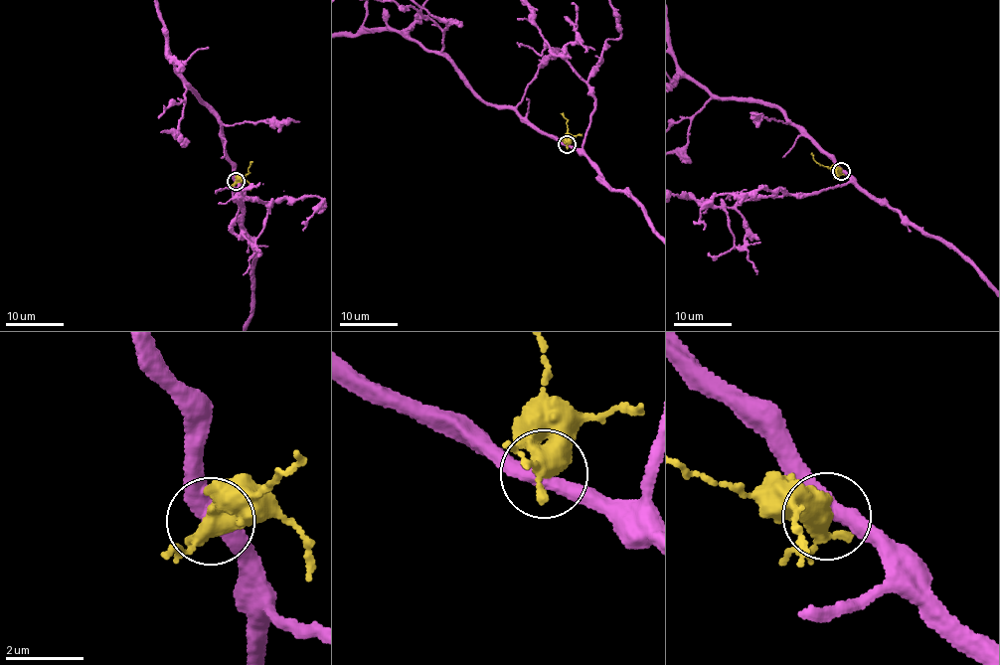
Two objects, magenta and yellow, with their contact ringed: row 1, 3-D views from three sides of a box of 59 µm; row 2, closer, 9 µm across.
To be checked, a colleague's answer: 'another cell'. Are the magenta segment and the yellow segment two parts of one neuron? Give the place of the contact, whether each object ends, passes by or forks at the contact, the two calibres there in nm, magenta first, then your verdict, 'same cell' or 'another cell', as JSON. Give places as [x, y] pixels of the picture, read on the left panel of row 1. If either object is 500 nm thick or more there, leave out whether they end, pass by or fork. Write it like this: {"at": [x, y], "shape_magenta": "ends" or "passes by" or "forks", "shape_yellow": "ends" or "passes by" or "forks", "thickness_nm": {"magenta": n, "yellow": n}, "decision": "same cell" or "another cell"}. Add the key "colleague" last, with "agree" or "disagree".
{"at": [236, 181], "shape_magenta": "passes by", "shape_yellow": "passes by", "thickness_nm": {"magenta": 400, "yellow": 480}, "decision": "another cell", "colleague": "agree"}

